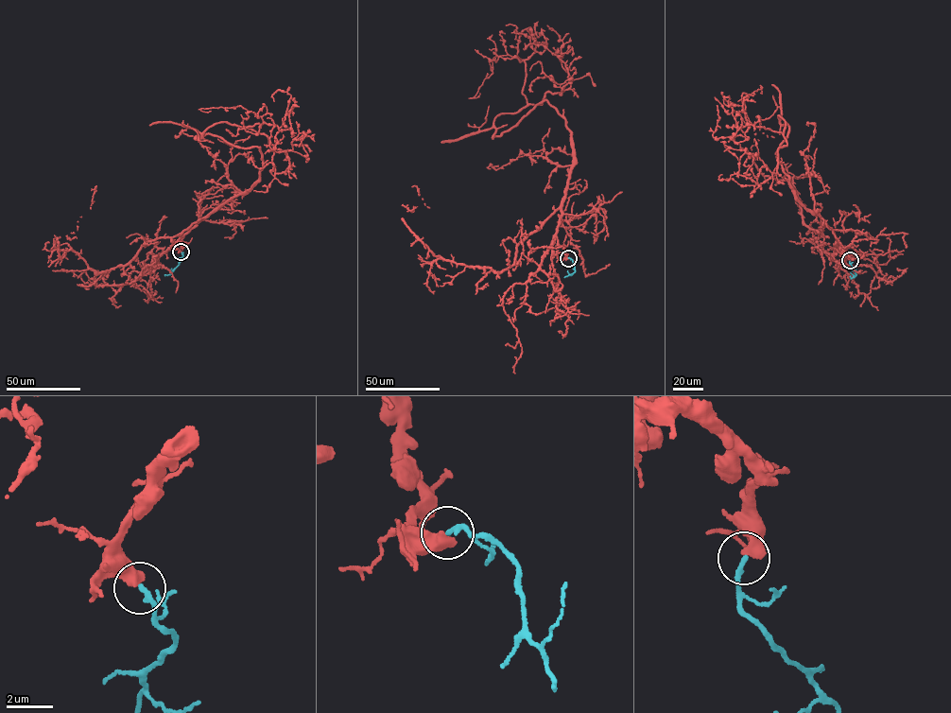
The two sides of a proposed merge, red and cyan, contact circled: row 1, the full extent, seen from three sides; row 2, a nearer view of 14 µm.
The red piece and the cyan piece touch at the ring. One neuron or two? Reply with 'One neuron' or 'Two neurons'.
One neuron

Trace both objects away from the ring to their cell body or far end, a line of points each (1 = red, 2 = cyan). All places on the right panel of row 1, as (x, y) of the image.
1: (850, 260), (796, 198), (775, 153), (789, 127), (779, 115), (787, 144), (760, 186), (723, 143)
2: (850, 260), (856, 275), (850, 276)

